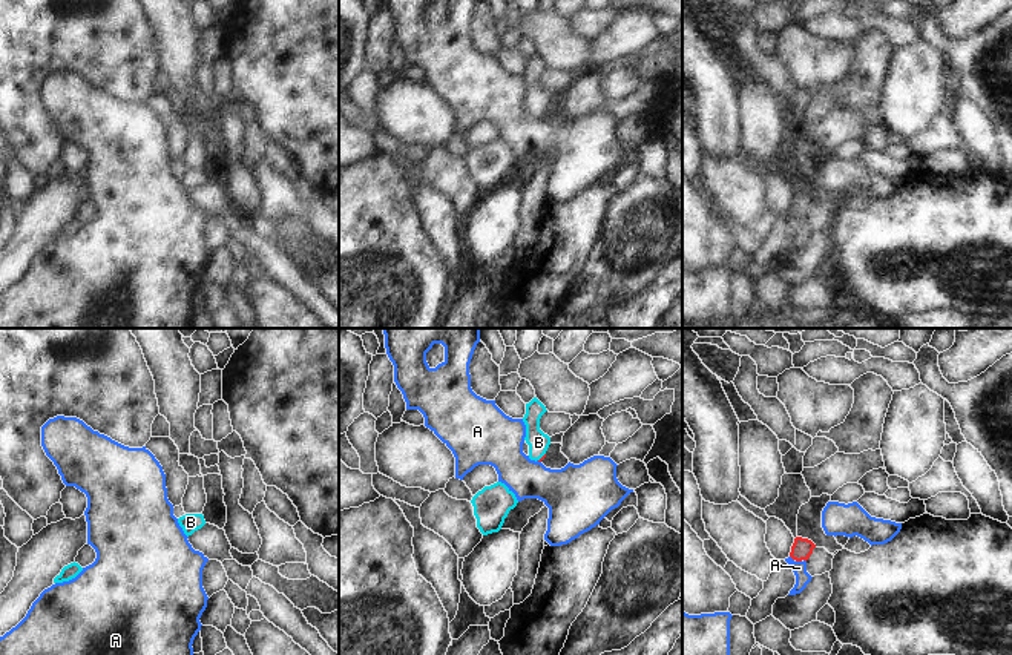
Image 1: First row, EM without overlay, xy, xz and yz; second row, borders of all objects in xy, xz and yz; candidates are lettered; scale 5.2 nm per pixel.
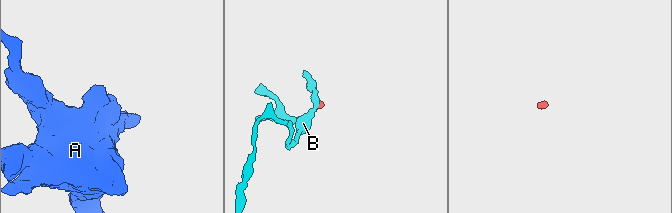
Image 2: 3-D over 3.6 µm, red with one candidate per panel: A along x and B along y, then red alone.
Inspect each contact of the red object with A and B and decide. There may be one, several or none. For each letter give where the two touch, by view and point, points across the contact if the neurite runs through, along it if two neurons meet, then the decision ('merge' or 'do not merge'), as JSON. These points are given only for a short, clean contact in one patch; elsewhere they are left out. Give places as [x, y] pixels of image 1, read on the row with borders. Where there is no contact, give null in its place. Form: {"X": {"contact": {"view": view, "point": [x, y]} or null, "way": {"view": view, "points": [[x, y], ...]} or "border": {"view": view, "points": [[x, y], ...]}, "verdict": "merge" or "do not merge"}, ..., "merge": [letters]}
{"A": {"contact": {"view": "yz", "point": [799, 560]}, "border": {"view": "yz", "points": [[796, 560], [801, 562]]}, "verdict": "do not merge"}, "B": {"contact": {"view": "xz", "point": [542, 457]}, "way": {"view": "xz", "points": [[545, 454], [542, 457], [538, 442]]}, "verdict": "merge"}, "merge": ["B"]}

